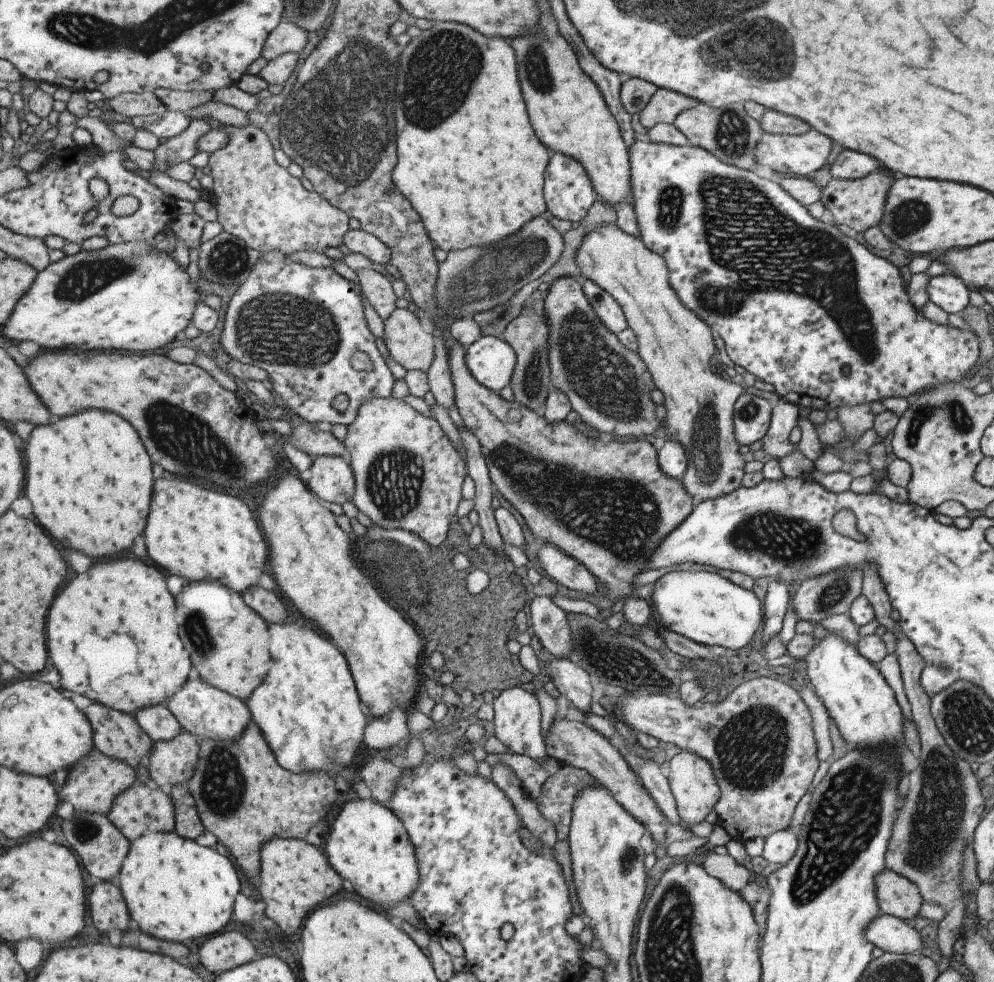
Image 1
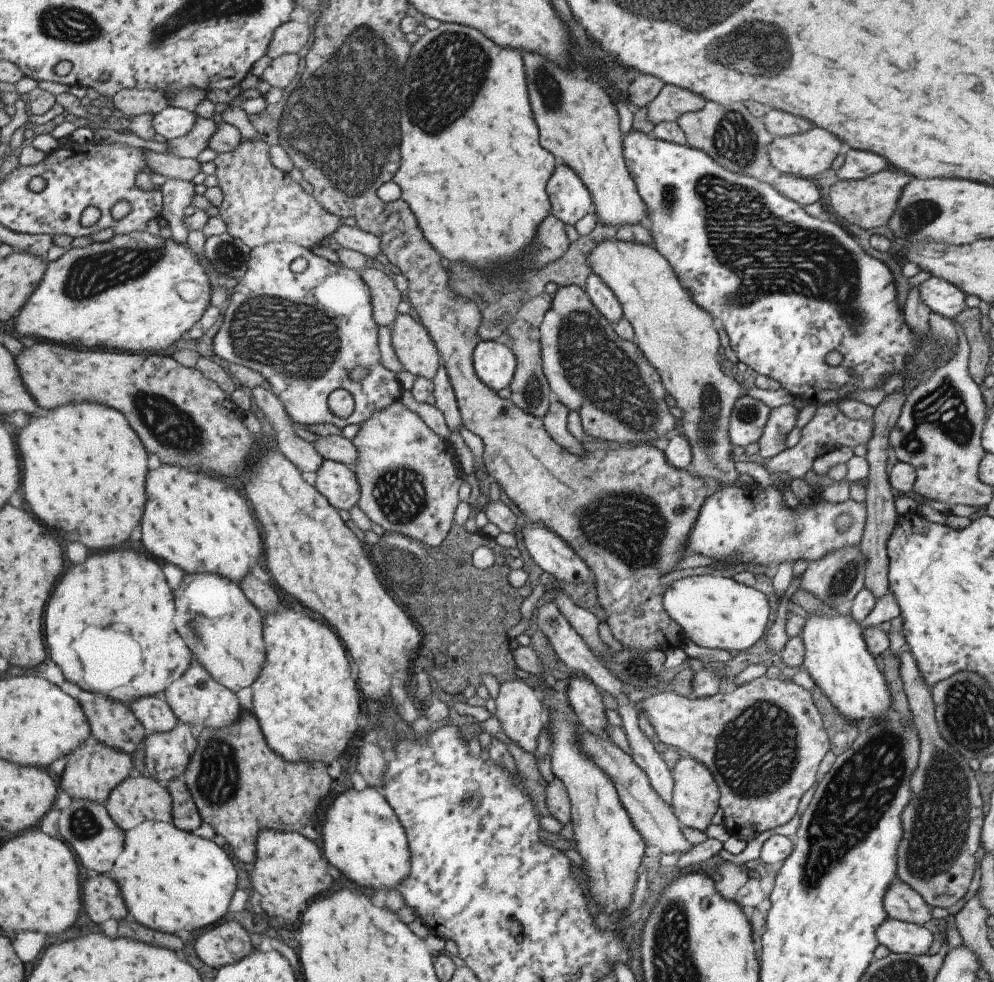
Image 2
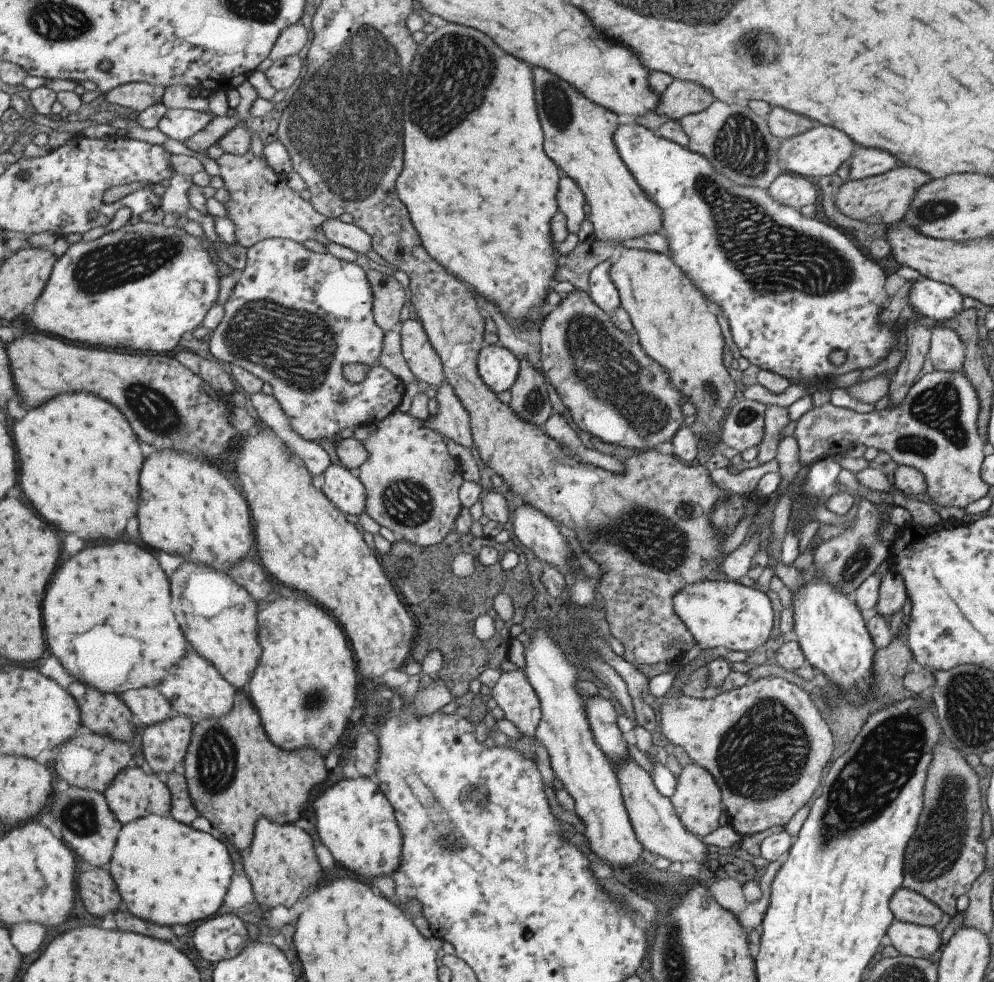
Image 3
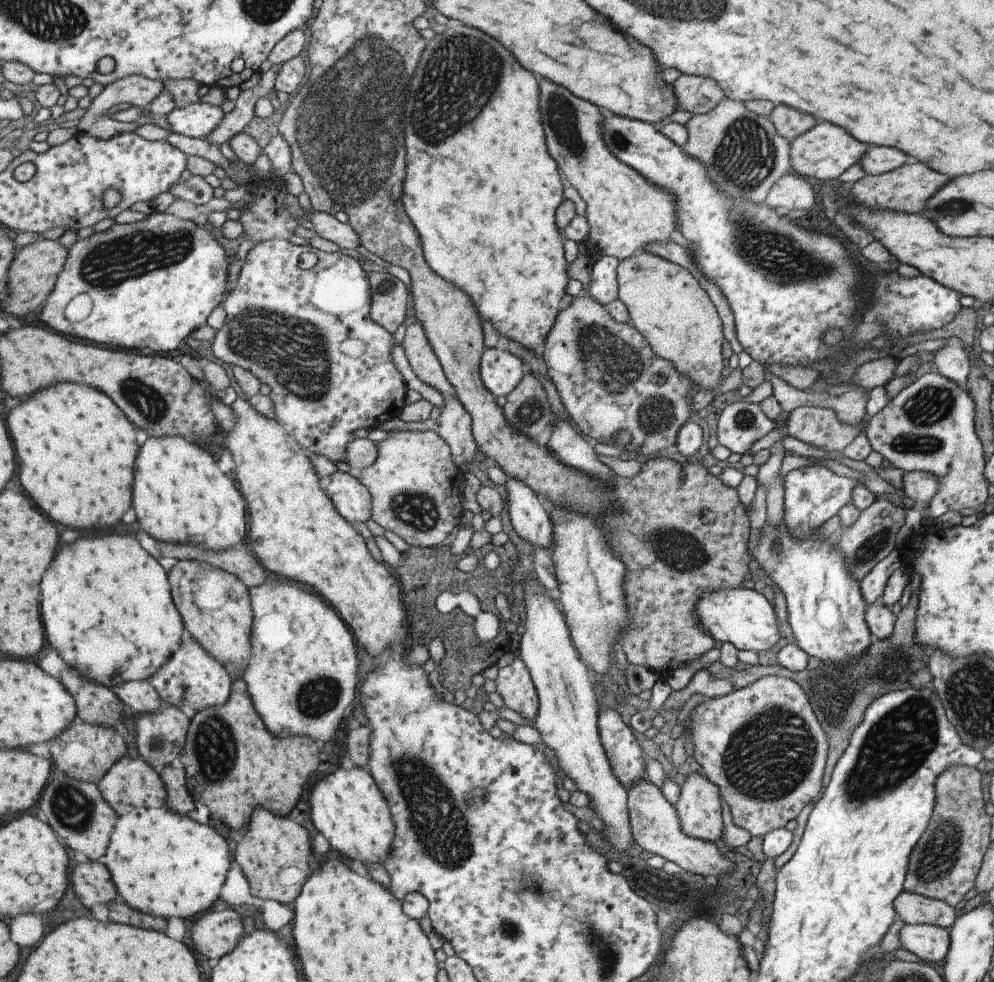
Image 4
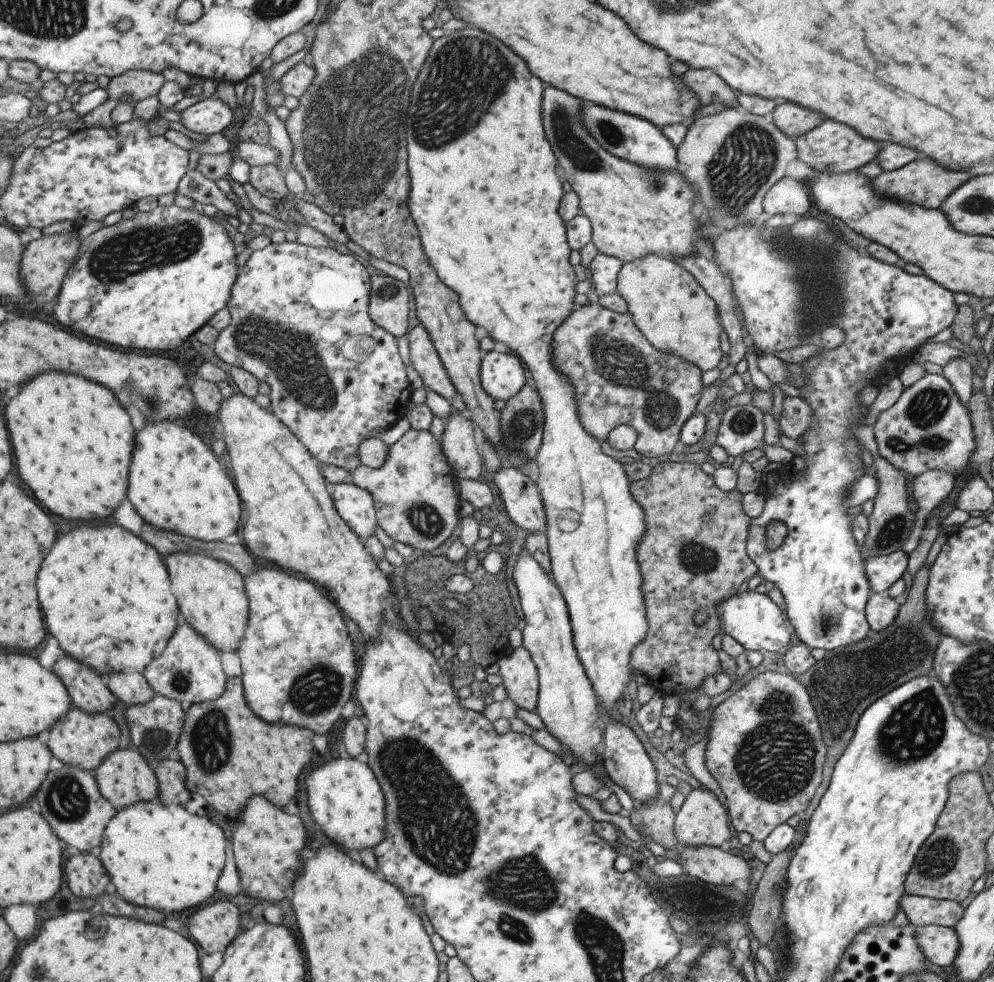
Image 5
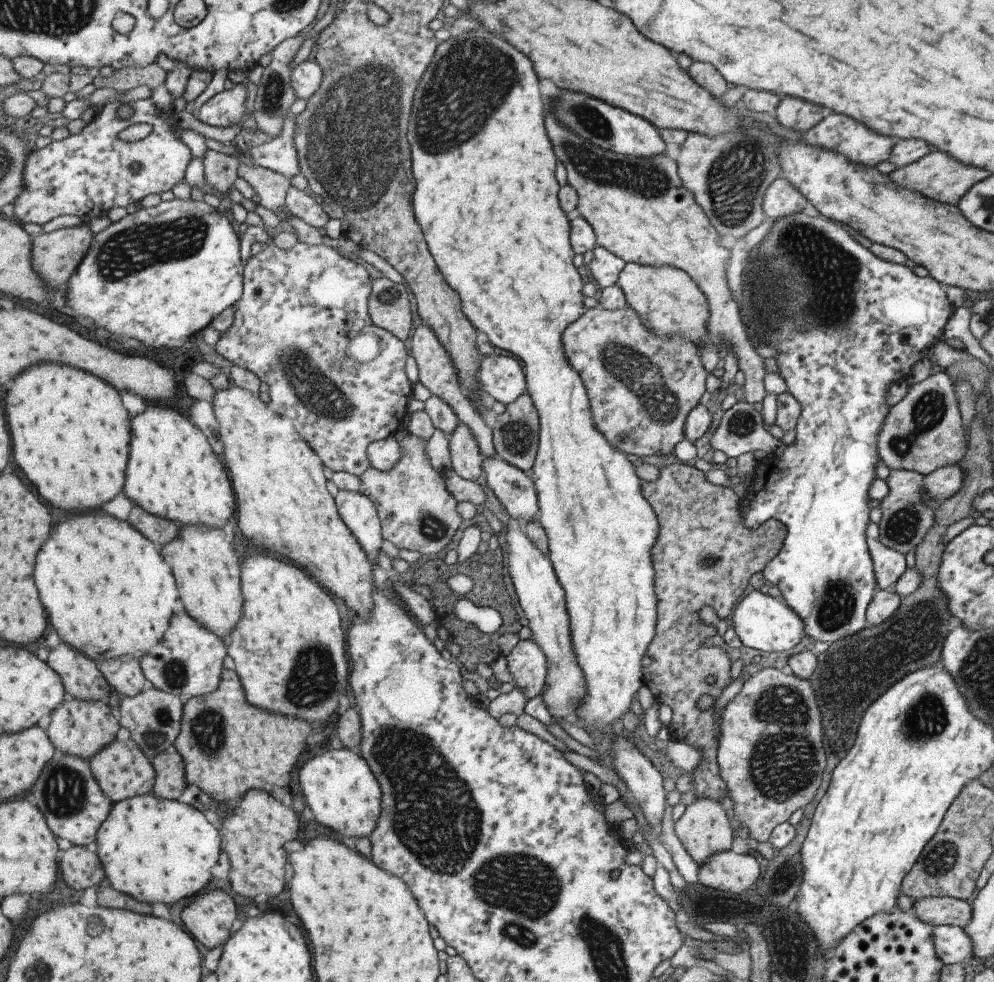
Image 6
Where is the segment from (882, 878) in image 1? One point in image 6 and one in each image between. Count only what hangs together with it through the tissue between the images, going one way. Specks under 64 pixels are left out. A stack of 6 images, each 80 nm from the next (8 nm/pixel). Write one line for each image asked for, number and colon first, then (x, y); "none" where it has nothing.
2: (900, 902)
3: (906, 906)
4: (912, 909)
5: (920, 911)
6: (936, 911)

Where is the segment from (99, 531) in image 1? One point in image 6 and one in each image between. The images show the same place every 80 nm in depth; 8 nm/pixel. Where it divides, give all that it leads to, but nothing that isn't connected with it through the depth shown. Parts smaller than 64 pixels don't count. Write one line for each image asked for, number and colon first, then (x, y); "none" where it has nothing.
2: (85, 469)
3: (81, 460)
4: (77, 450)
5: (73, 444)
6: (71, 433)

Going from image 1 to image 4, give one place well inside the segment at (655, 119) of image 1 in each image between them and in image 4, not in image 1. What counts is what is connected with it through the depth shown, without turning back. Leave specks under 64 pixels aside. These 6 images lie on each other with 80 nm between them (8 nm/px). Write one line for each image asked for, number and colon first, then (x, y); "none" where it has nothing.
2: (671, 103)
3: (681, 98)
4: (697, 95)

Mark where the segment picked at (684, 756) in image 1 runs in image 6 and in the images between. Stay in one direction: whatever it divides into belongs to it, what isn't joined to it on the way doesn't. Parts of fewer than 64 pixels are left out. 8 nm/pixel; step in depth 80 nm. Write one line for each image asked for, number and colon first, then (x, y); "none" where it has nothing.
2: (695, 798)
3: (696, 799)
4: (698, 809)
5: (701, 821)
6: (703, 829)

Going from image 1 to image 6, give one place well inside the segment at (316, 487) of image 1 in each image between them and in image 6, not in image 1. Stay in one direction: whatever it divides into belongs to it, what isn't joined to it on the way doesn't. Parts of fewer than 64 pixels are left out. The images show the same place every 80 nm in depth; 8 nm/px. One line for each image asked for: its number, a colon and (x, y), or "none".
2: (337, 482)
3: (344, 491)
4: (353, 502)
5: (355, 506)
6: (360, 515)

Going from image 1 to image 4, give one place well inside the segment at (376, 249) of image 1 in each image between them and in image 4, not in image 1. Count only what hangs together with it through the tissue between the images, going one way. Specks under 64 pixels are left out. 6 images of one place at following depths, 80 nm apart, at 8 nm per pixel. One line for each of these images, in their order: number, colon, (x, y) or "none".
2: (351, 237)
3: (347, 235)
4: (325, 225)

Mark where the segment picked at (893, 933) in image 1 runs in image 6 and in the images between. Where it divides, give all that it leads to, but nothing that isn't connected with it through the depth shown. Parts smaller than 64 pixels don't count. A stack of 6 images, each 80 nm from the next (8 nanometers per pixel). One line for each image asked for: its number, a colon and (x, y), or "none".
2: (900, 937)
3: (917, 941)
4: (930, 943)
5: (939, 945)
6: (952, 945)

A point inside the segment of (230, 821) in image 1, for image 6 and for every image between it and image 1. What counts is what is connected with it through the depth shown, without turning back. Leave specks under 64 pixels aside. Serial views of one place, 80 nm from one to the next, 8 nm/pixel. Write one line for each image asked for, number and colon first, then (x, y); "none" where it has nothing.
2: (241, 786)
3: (236, 774)
4: (234, 763)
5: (230, 755)
6: (228, 746)

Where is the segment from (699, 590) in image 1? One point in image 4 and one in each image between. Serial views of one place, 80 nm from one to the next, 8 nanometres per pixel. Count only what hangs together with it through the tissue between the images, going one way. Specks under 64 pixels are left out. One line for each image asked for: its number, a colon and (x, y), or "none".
2: (714, 612)
3: (720, 615)
4: (743, 618)

